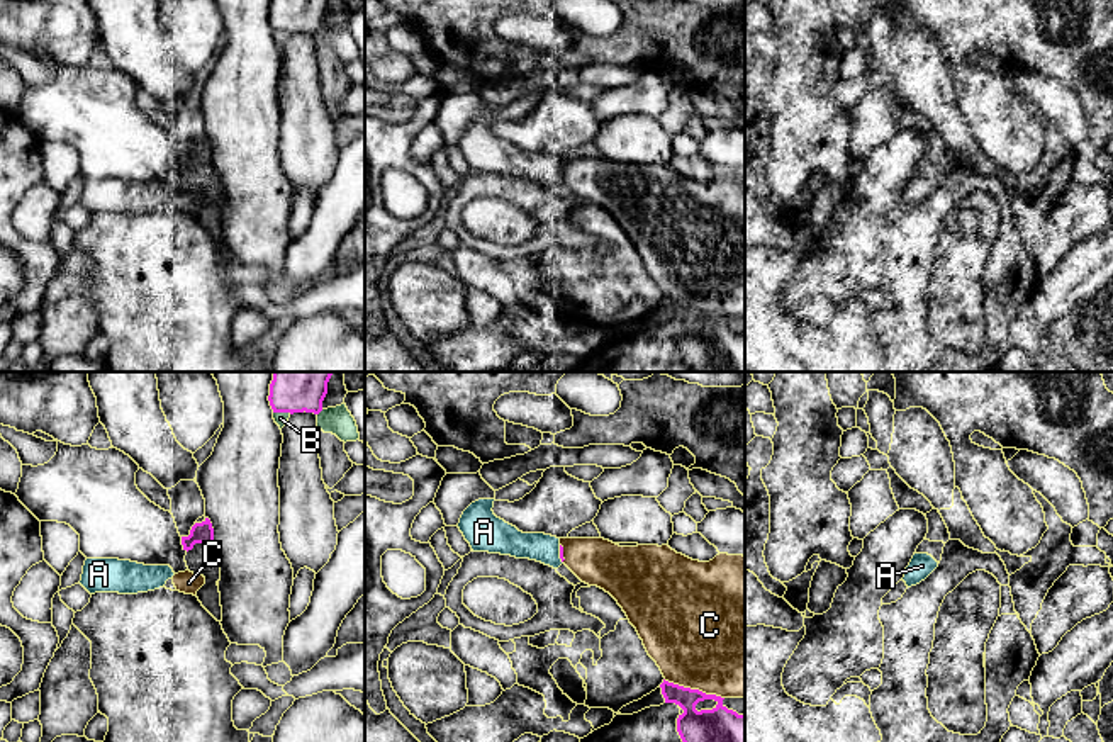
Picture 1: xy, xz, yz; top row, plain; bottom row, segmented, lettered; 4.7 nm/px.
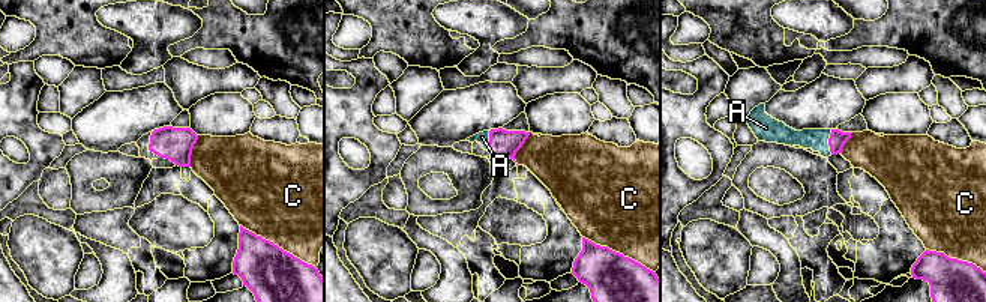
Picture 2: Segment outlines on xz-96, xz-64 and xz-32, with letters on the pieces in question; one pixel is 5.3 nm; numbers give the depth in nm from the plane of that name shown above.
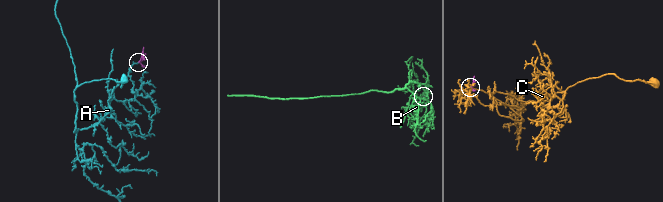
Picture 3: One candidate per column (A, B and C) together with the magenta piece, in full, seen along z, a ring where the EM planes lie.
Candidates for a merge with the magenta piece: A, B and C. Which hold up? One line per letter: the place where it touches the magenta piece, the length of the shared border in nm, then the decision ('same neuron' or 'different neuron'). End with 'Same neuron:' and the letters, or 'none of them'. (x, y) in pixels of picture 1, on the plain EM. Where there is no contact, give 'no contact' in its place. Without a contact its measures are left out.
A: contact xz (560, 174); length 90 nm; same neuron
B: contact xy (282, 31); length 90 nm; different neuron
C: contact xz (694, 309); length 300 nm; different neuron
Same neuron: A

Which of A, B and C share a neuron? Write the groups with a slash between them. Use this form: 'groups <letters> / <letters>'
groups A / B / C

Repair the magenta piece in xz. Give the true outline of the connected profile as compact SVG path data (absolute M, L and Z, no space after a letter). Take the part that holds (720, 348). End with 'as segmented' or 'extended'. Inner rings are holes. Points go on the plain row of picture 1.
M663 299L660 304L665 323L679 324L684 333L677 338L677 351L692 372L745 372L745 334L723 324L721 316L684 307Z | as segmented

